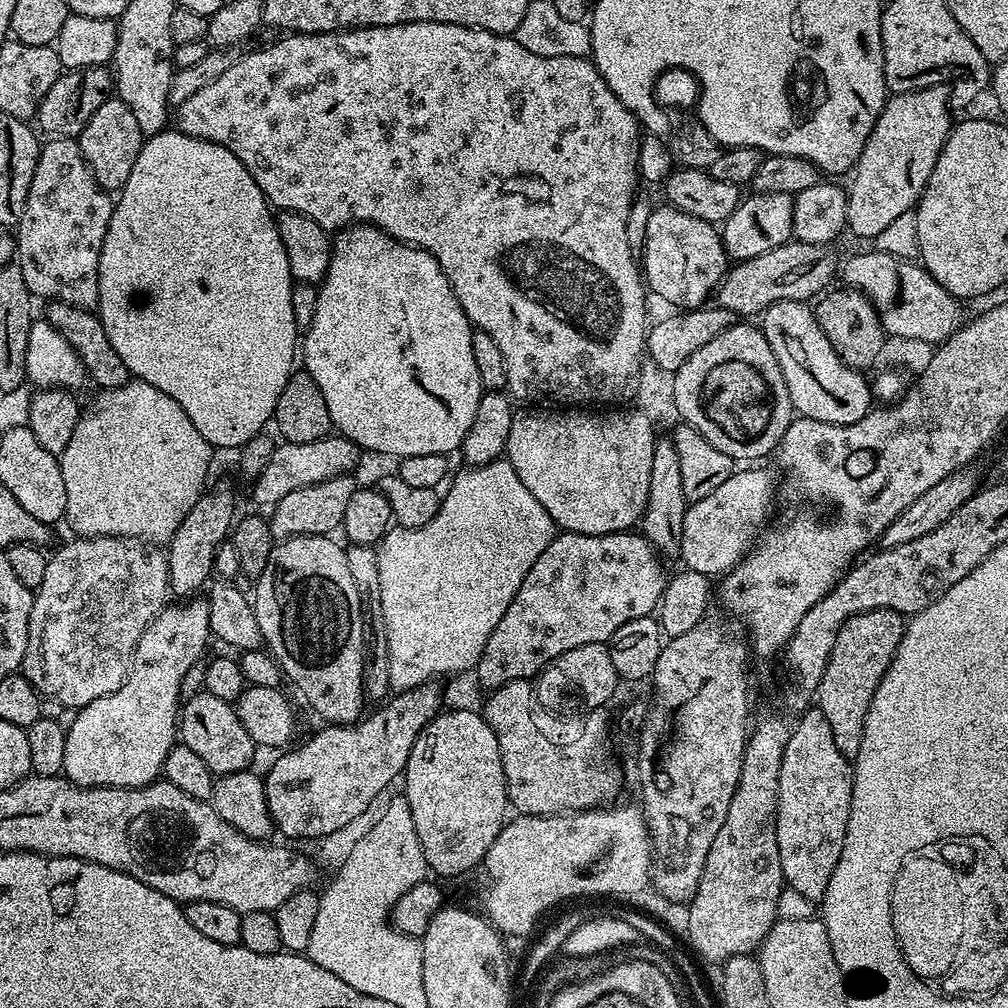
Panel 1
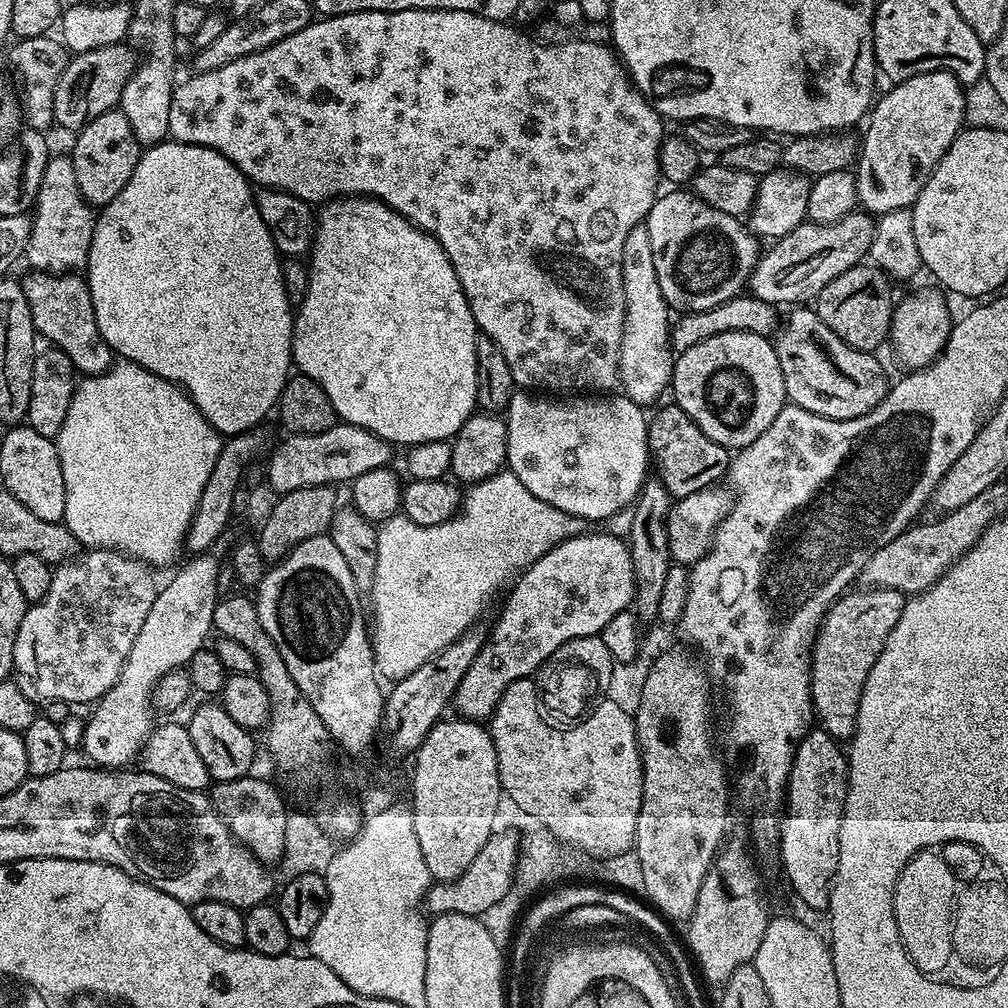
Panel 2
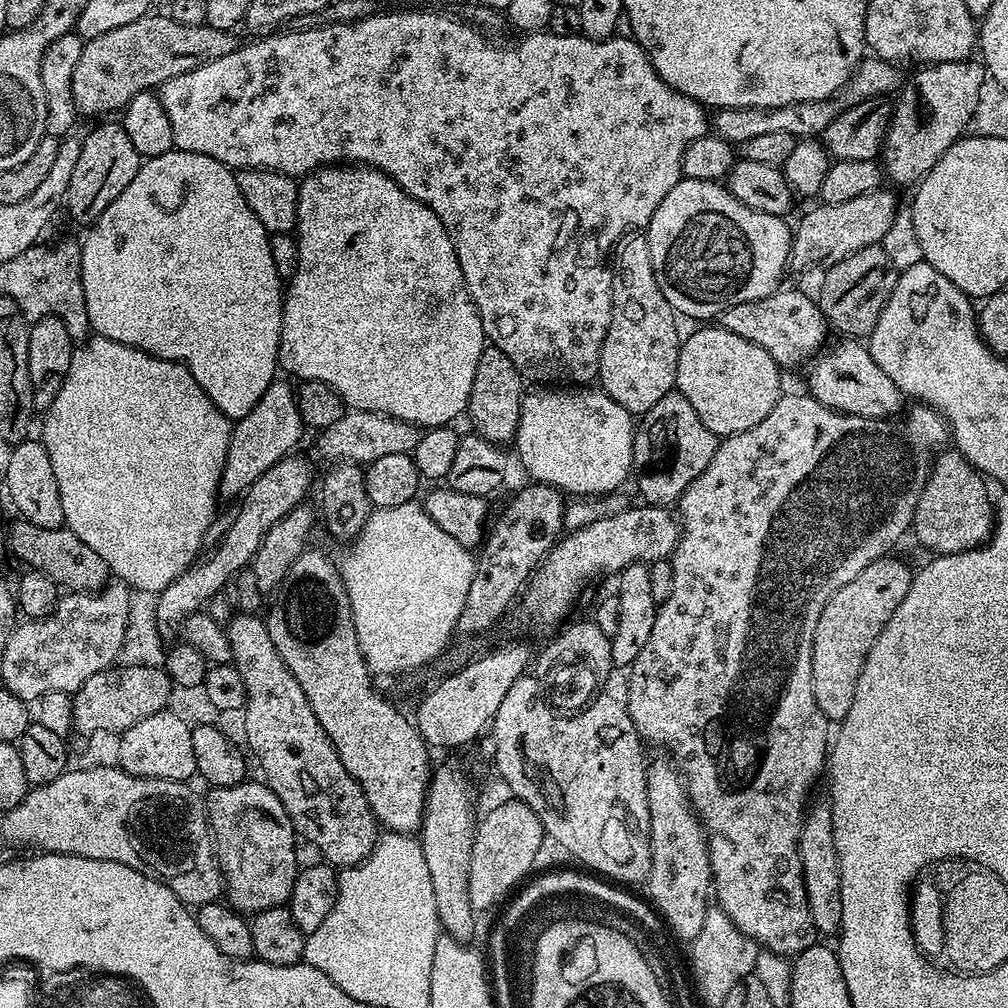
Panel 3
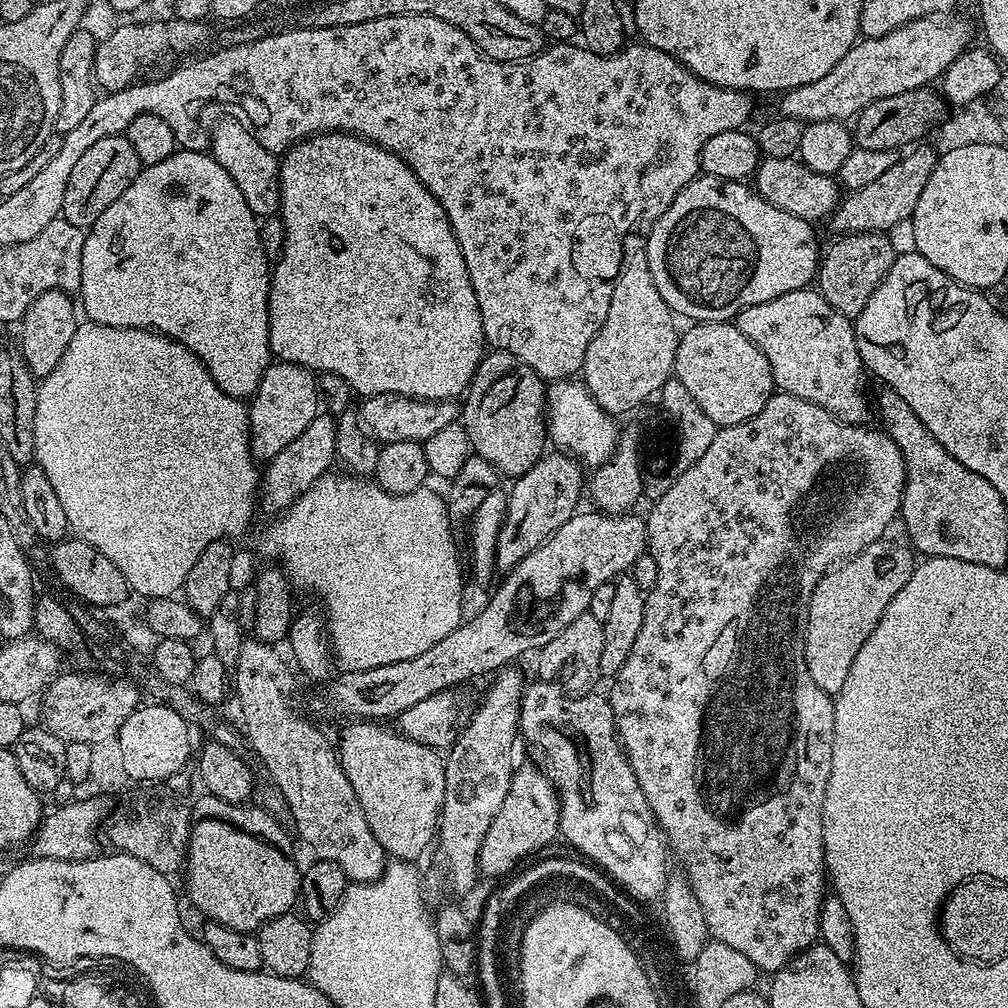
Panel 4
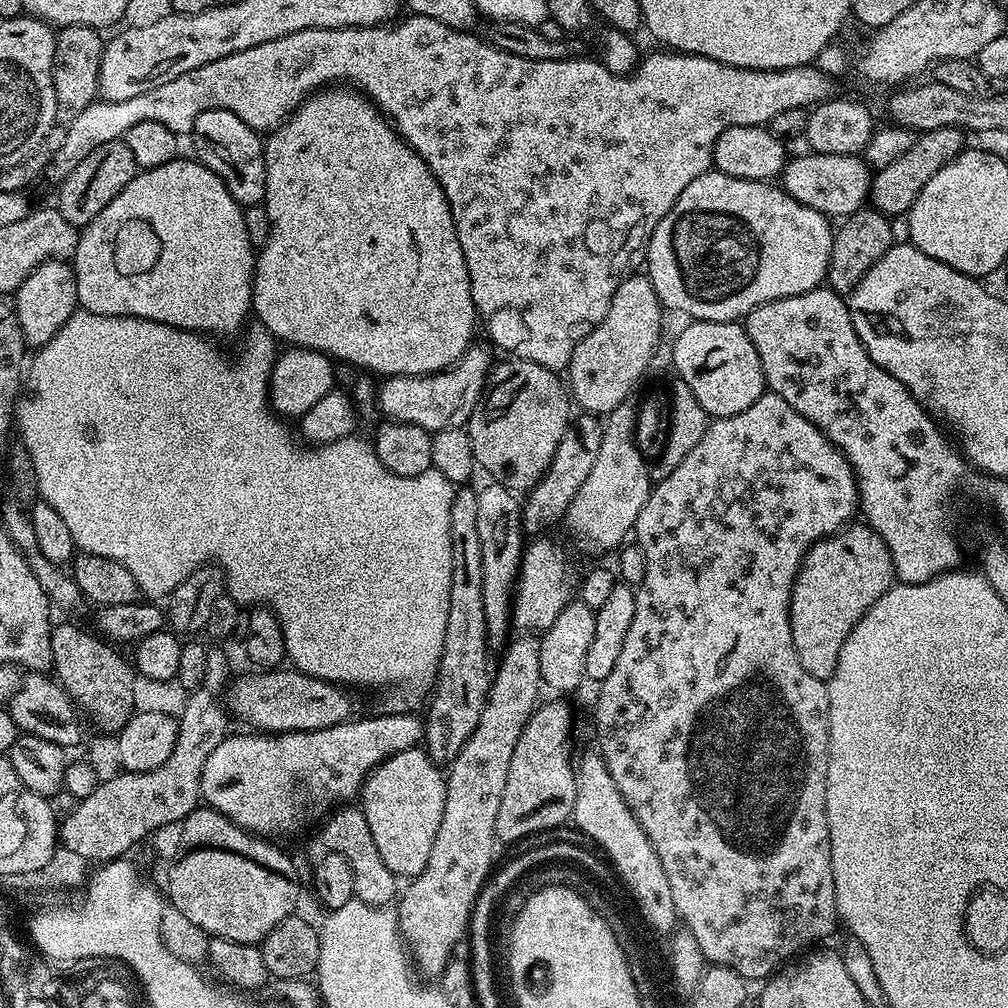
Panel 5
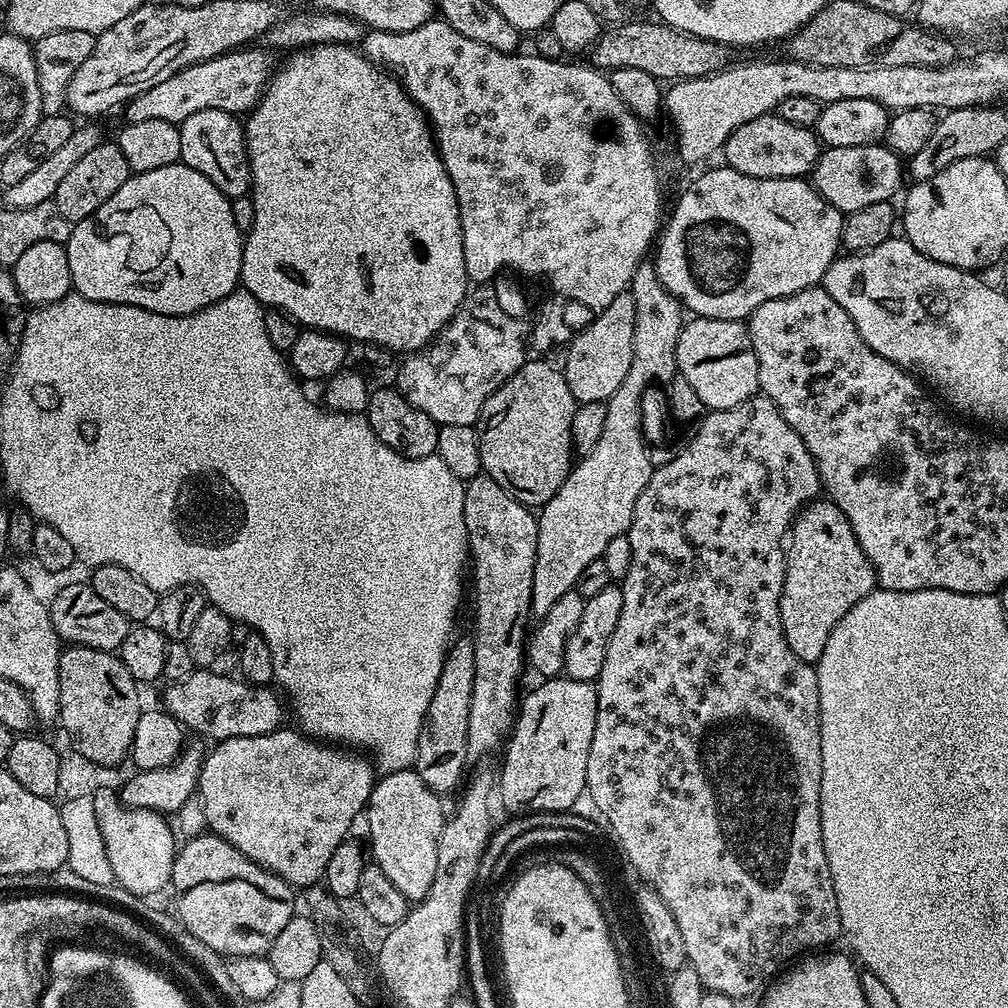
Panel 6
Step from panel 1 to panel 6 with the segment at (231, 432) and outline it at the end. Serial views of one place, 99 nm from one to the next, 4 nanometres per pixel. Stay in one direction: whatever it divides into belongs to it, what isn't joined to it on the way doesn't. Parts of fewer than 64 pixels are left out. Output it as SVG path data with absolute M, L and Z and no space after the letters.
M182 162L170 166L158 166L158 170L146 170L129 175L128 181L111 198L102 202L102 206L98 206L98 210L94 210L94 214L90 214L90 218L82 218L78 223L72 225L72 233L66 247L70 258L70 274L75 295L85 296L87 300L94 302L138 306L142 310L150 310L154 314L166 314L167 316L185 316L194 314L203 308L209 308L210 305L226 298L226 294L236 291L240 284L244 236L234 223L231 206L231 199L224 196L222 190L218 190L218 186L214 186L214 182L210 182L210 178L206 178L206 174L198 174L198 170L194 170Z

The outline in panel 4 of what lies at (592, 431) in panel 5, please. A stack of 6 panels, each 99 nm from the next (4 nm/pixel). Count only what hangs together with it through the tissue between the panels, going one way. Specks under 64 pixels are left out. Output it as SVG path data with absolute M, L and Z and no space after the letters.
M552 450L541 456L540 461L534 467L526 470L526 474L517 476L511 481L512 488L507 489L506 518L502 522L502 530L498 530L497 569L509 570L518 566L518 562L522 562L522 558L526 558L526 554L538 550L538 546L542 546L542 542L546 542L546 538L550 538L554 534L554 530L558 530L558 526L570 522L570 518L576 515L581 507L580 491L583 493L586 488L586 472L584 476L583 471L585 472L585 469L576 457L569 456L566 452Z

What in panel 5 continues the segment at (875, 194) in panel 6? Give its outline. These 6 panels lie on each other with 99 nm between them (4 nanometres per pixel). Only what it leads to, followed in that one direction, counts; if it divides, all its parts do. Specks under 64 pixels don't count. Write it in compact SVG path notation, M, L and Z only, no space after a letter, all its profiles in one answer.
M814 151L807 155L796 156L793 160L791 157L782 173L784 191L802 202L802 206L810 206L829 218L843 218L859 212L869 203L874 172L863 155L818 154Z

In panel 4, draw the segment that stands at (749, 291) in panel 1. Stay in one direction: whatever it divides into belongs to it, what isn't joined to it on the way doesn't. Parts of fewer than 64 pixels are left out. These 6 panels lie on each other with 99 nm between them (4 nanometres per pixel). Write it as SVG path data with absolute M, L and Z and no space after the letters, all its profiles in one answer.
M916 146L911 149L909 156L901 155L894 162L894 166L890 166L890 170L886 170L886 174L882 174L882 178L878 178L875 182L870 182L866 186L862 186L862 190L857 192L848 192L841 199L837 209L830 217L830 223L837 228L837 233L844 234L850 232L882 232L887 233L888 229L893 228L897 222L912 219L912 211L914 206L918 206L918 198L922 194L922 186L926 186L926 178L930 178L930 174L934 170L938 159L938 152L935 147L920 148L924 146Z

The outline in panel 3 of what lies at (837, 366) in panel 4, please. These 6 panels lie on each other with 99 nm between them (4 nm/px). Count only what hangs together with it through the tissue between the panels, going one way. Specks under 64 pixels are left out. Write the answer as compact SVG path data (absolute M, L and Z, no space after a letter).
M787 286L772 292L766 298L754 302L738 302L718 317L719 327L730 334L738 334L740 340L754 342L774 364L800 364L815 357L825 347L830 325L819 303L804 292L795 292Z

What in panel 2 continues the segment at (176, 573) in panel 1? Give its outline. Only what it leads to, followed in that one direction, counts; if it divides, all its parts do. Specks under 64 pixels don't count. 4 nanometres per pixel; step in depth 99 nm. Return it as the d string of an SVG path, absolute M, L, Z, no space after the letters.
M260 430L243 432L240 436L230 436L223 441L218 462L214 462L214 470L210 470L210 479L202 489L202 498L198 498L198 510L192 515L188 527L186 548L192 554L199 554L215 549L216 539L228 528L228 519L233 519L231 503L237 482L244 474L245 468L257 459L256 456L264 448L264 436Z

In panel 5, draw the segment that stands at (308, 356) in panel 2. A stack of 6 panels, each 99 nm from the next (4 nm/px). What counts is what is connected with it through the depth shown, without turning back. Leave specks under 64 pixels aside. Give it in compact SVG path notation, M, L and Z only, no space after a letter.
M329 86L311 93L284 123L267 133L264 161L266 194L263 206L270 218L270 234L256 257L256 272L252 275L252 312L273 338L280 342L285 340L283 343L293 348L318 350L331 356L333 361L350 364L357 370L380 378L430 376L433 372L451 368L464 357L473 343L472 331L478 328L478 313L470 290L466 258L456 237L454 218L446 202L446 194L442 194L442 186L438 186L426 162L422 162L422 158L404 143L395 127L363 92L348 86Z

